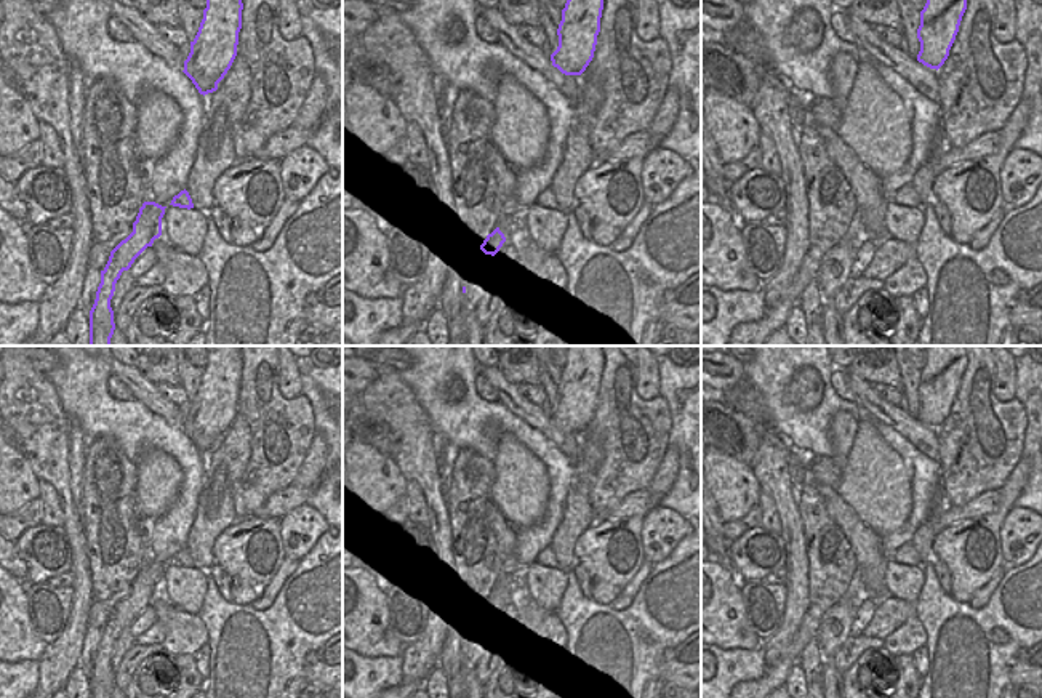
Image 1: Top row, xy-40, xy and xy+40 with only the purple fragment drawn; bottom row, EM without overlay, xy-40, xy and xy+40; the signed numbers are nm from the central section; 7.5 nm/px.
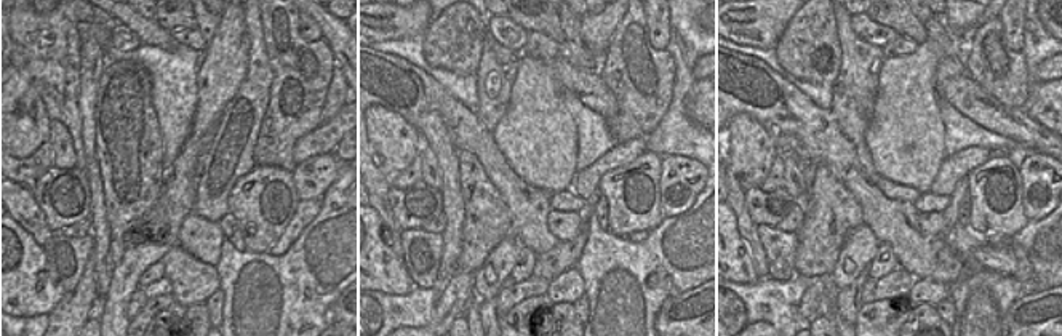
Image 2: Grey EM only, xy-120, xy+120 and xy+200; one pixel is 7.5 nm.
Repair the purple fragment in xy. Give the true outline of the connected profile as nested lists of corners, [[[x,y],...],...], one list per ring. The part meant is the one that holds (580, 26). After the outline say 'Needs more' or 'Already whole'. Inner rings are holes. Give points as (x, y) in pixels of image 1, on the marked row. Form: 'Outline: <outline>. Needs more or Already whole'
Outline: [[[567,0],[557,29],[552,66],[565,75],[581,75],[594,58],[603,0]]]. Already whole.

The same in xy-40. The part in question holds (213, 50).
Outline: [[[206,0],[182,70],[203,96],[218,90],[237,56],[242,10],[242,0]]]. Already whole.

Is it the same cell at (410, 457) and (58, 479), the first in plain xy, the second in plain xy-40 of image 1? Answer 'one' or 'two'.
one

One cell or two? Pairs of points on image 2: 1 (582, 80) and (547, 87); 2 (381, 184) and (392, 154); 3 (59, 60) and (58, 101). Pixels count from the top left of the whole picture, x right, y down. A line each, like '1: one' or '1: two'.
1: two
2: two
3: one

